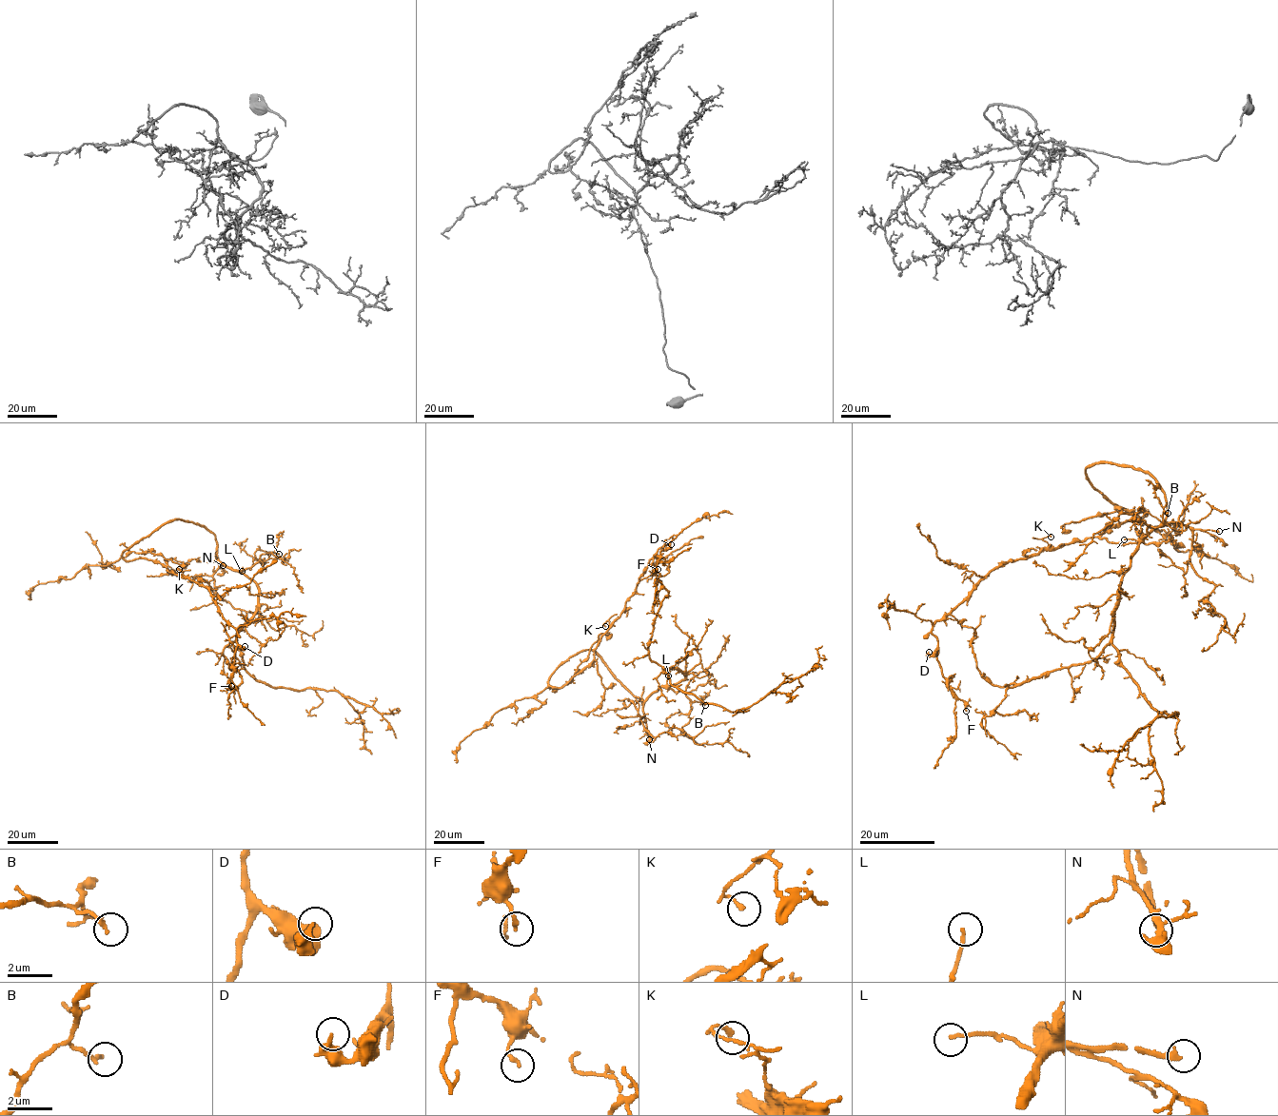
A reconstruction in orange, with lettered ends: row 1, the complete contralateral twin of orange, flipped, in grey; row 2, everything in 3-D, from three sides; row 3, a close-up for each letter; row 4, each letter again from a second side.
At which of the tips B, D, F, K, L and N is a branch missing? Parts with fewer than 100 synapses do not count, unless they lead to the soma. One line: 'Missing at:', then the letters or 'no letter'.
Missing at: N

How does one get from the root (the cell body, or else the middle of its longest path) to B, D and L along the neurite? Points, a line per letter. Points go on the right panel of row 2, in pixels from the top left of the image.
B: (1116, 464), (1146, 471), (1167, 502), (1166, 519), (1141, 538), (1150, 526), (1163, 522), (1164, 511), (1168, 513)
D: (1116, 464), (1092, 463), (1086, 477), (1141, 523), (1113, 523), (993, 568), (935, 622), (938, 649), (929, 652)
L: (1116, 464), (1146, 471), (1160, 486), (1167, 502), (1167, 518), (1162, 523), (1137, 540), (1124, 539)

